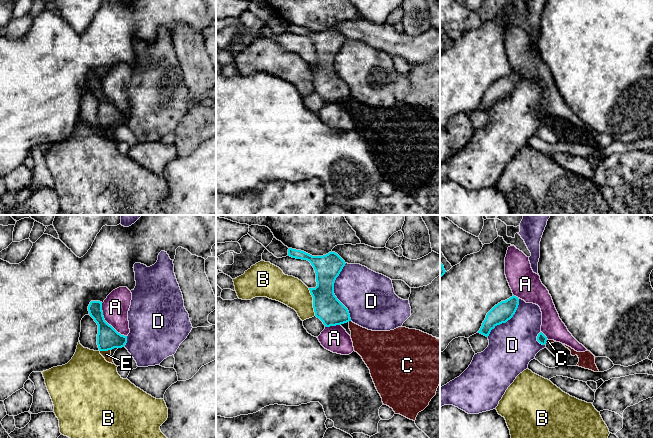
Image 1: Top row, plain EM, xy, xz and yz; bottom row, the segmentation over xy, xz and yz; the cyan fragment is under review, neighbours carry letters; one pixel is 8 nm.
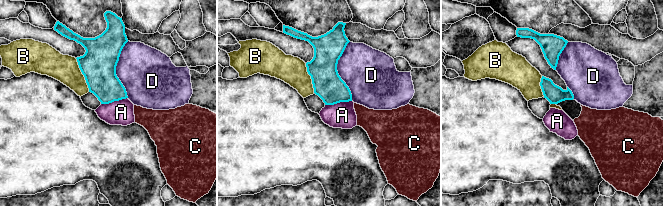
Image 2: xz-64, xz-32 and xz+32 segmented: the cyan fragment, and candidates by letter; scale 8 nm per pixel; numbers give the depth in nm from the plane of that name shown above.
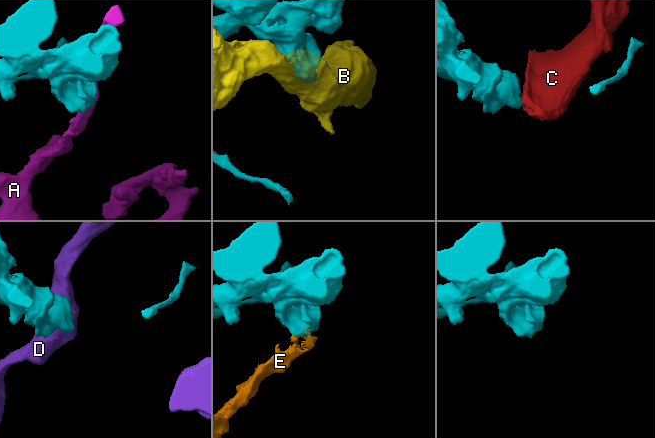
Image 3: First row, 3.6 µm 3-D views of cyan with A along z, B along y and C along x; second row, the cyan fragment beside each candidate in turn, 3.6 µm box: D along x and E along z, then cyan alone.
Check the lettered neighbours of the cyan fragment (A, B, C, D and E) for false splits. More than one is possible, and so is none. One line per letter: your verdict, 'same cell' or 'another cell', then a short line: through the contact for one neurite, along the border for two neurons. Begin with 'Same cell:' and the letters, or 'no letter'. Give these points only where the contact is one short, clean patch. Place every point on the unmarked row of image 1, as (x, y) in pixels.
Same cell: no letter
A: another cell
B: another cell
C: another cell | xz (350, 96), (348, 97)
D: another cell
E: another cell | xy (110, 125), (100, 127)

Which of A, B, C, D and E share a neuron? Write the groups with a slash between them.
A / B / C E / D

